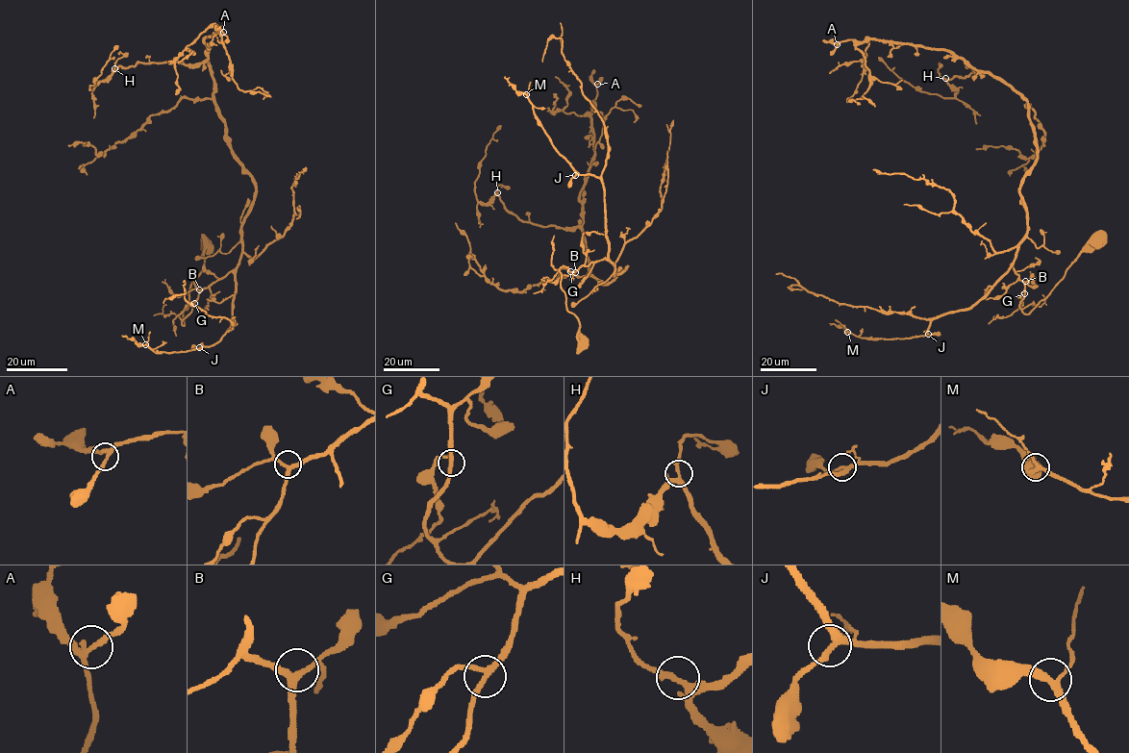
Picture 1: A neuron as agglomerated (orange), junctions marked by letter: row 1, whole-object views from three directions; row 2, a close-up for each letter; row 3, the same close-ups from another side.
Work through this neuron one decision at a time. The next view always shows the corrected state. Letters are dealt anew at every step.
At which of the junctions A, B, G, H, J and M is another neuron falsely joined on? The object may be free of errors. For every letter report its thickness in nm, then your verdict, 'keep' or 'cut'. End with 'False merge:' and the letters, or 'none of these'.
A: 240 nm | keep
B: 260 nm | keep
G: 240 nm | keep
H: 240 nm | keep
J: 280 nm | keep
M: 240 nm | keep
False merge: none of these

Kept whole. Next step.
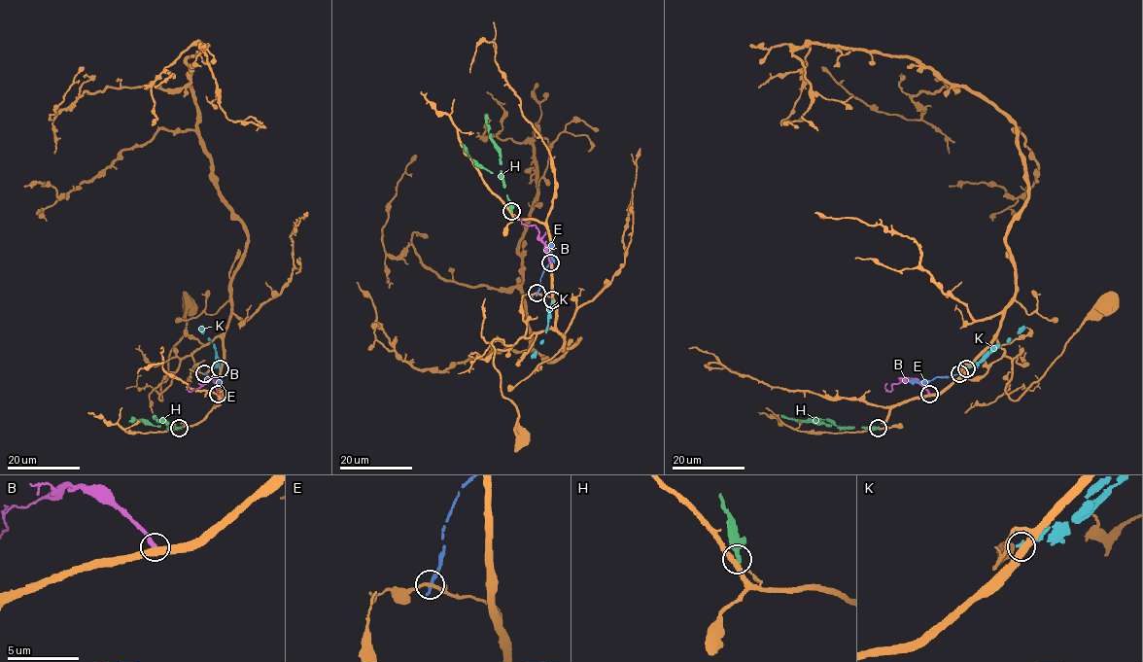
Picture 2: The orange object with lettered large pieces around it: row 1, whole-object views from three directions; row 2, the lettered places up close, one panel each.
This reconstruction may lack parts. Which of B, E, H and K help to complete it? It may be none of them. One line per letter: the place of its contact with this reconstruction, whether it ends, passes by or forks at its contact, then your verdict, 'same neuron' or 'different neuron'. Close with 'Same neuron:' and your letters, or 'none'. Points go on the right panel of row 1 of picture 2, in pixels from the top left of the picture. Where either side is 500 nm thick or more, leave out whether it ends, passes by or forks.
B: (929, 394) | it ends | same neuron
E: (959, 373) | it ends | different neuron
H: (878, 428) | it ends | different neuron
K: (966, 368) | it ends | different neuron
Same neuron: B

